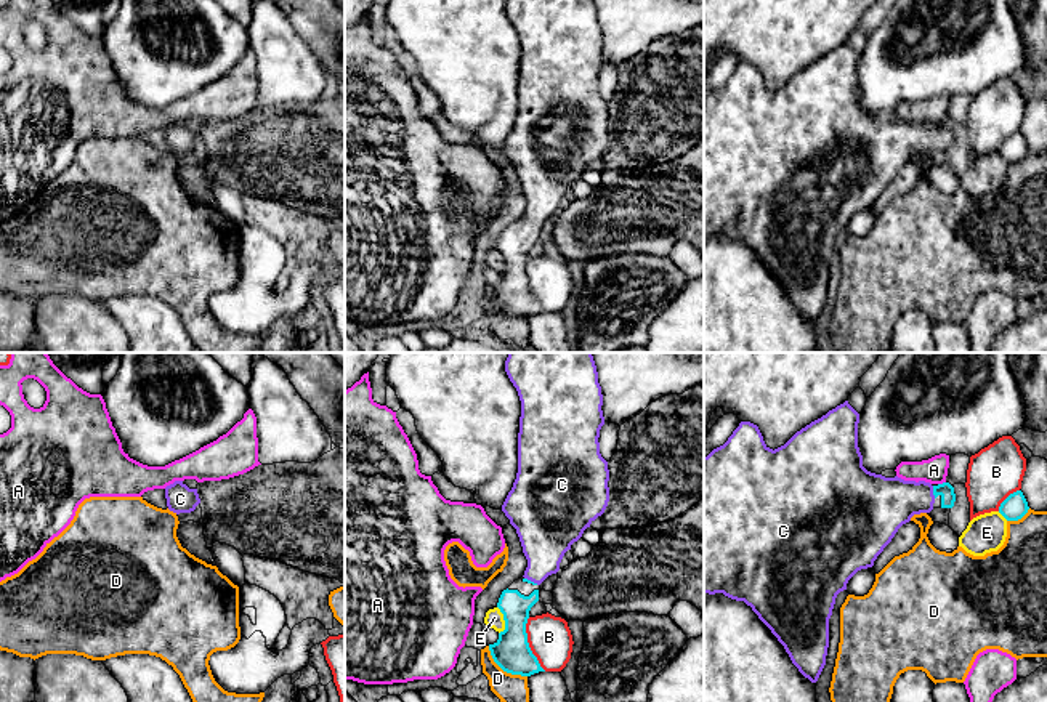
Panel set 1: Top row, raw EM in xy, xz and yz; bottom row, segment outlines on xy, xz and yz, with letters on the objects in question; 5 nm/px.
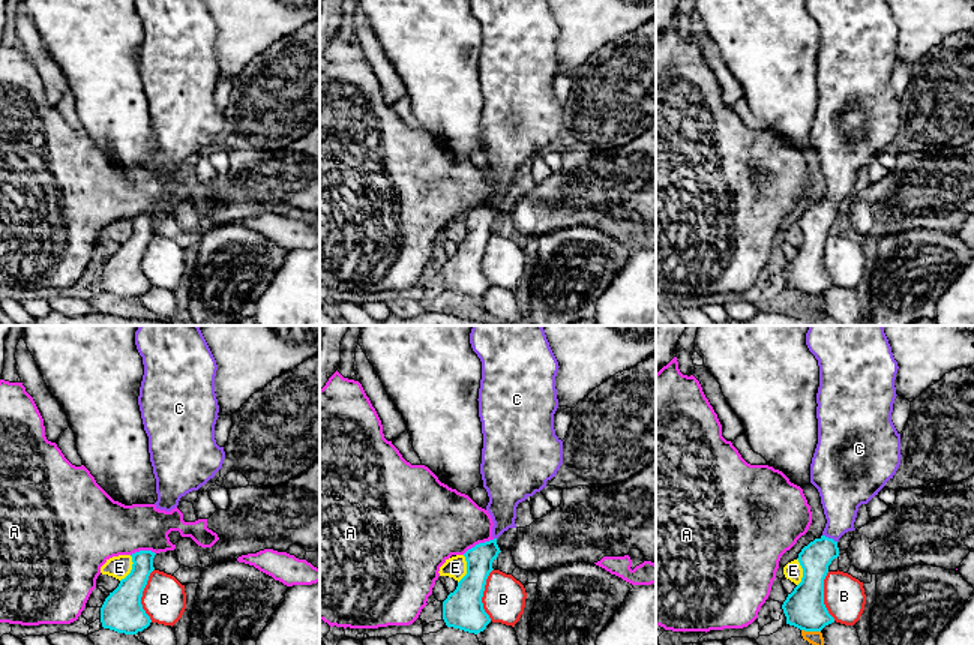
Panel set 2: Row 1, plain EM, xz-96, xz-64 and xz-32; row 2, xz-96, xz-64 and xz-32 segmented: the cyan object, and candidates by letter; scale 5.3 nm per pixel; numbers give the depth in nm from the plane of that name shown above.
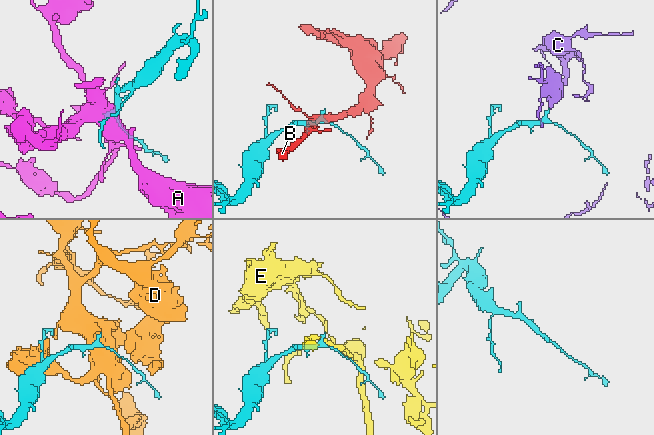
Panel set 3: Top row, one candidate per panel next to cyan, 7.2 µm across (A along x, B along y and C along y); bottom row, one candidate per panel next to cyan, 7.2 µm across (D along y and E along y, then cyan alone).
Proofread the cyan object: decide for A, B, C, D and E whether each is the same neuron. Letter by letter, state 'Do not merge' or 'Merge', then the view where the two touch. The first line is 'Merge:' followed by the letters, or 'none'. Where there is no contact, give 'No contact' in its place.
Merge: C
A: Do not merge. Touches cyan in yz
B: Do not merge. Touches cyan in xz
C: Merge. Touches cyan in yz
D: Do not merge. Touches cyan in xz
E: Do not merge. Touches cyan in xz

